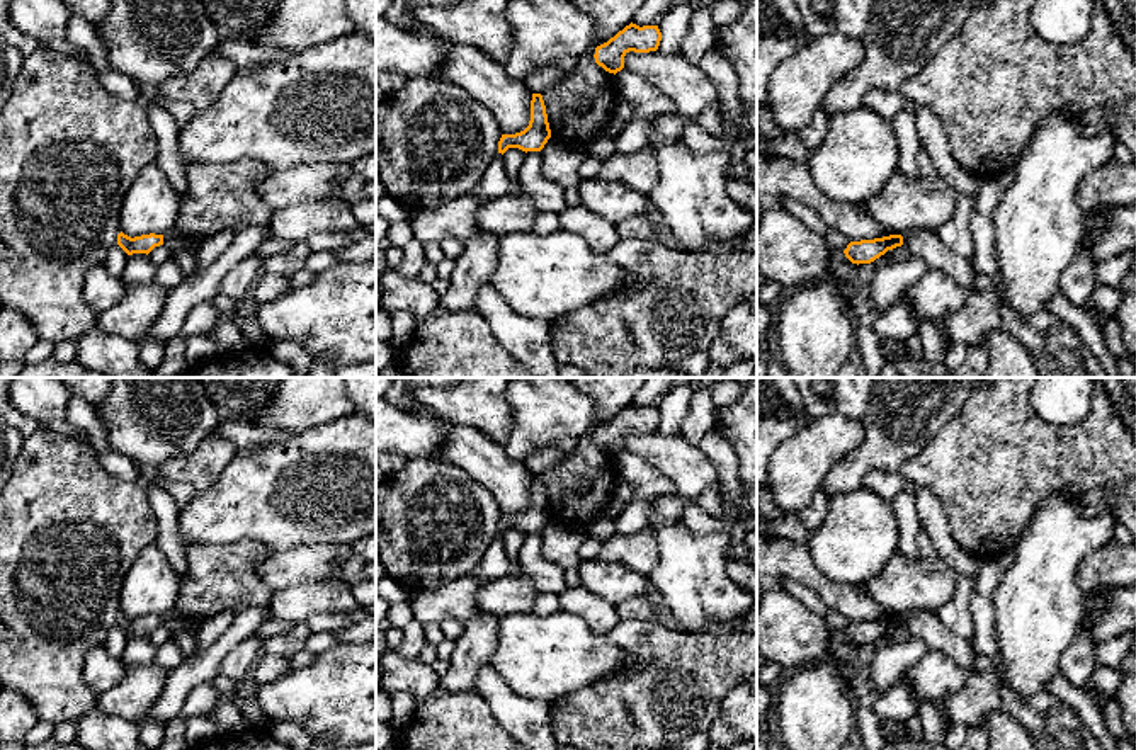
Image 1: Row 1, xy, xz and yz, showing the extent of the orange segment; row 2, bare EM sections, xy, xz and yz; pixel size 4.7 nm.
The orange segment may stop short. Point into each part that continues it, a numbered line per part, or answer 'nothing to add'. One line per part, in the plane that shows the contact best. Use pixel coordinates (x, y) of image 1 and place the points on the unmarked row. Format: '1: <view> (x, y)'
nothing to add

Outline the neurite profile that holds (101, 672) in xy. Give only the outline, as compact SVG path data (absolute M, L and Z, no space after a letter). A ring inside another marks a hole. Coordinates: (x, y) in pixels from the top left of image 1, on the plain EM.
M92 646L85 655L83 682L95 694L116 687L126 673L126 665L112 658L104 646Z

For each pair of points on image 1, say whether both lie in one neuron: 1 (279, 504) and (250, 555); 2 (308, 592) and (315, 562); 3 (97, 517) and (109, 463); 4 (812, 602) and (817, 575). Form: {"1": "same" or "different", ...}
{"1": "different", "2": "different", "3": "different", "4": "different"}

